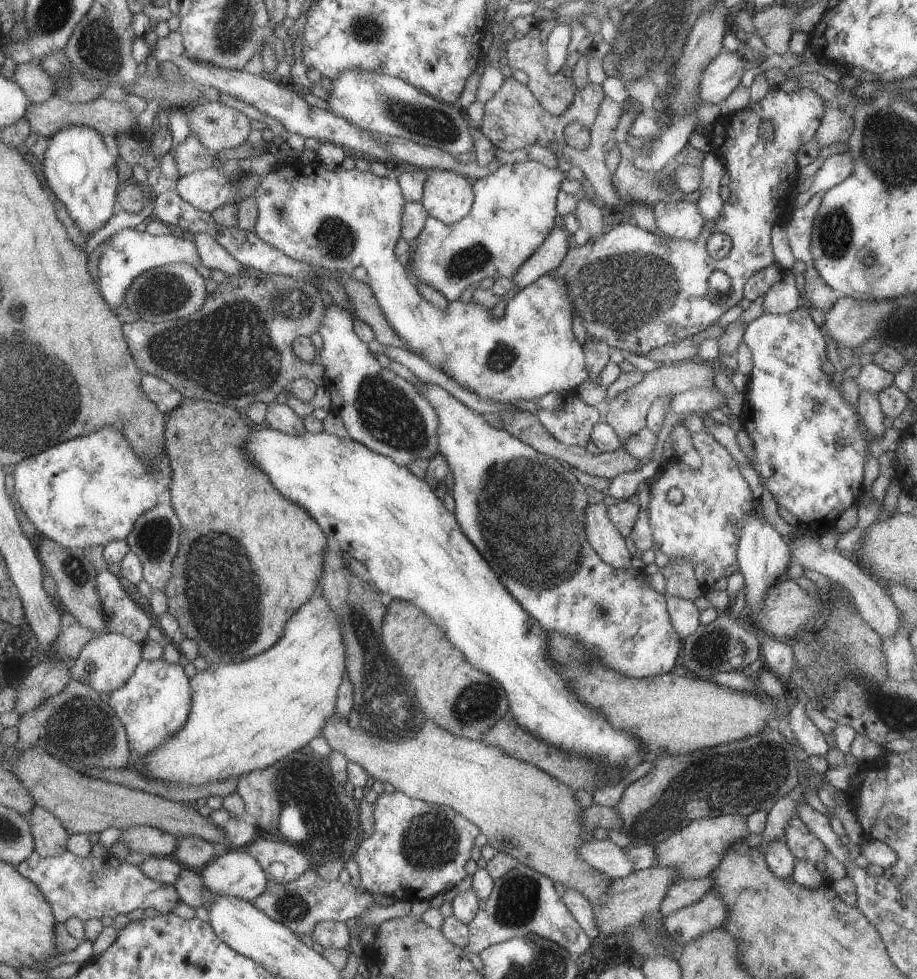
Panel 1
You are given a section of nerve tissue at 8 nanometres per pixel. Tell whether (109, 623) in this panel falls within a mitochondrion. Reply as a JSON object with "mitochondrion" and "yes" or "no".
{"mitochondrion":"no"}

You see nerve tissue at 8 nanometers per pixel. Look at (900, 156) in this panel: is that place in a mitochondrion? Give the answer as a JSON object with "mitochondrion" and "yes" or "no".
{"mitochondrion":"yes"}

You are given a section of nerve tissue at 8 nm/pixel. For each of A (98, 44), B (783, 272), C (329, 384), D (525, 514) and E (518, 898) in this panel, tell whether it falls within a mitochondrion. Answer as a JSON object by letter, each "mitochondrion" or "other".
{"A":"mitochondrion","B":"other","C":"other","D":"mitochondrion","E":"mitochondrion"}

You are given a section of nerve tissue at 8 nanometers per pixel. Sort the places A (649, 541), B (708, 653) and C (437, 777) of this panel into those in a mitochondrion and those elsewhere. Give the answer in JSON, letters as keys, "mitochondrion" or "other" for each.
{"A":"other","B":"mitochondrion","C":"other"}

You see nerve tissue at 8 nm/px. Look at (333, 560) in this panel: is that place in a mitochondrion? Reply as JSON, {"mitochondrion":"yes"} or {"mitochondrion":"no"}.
{"mitochondrion":"yes"}

